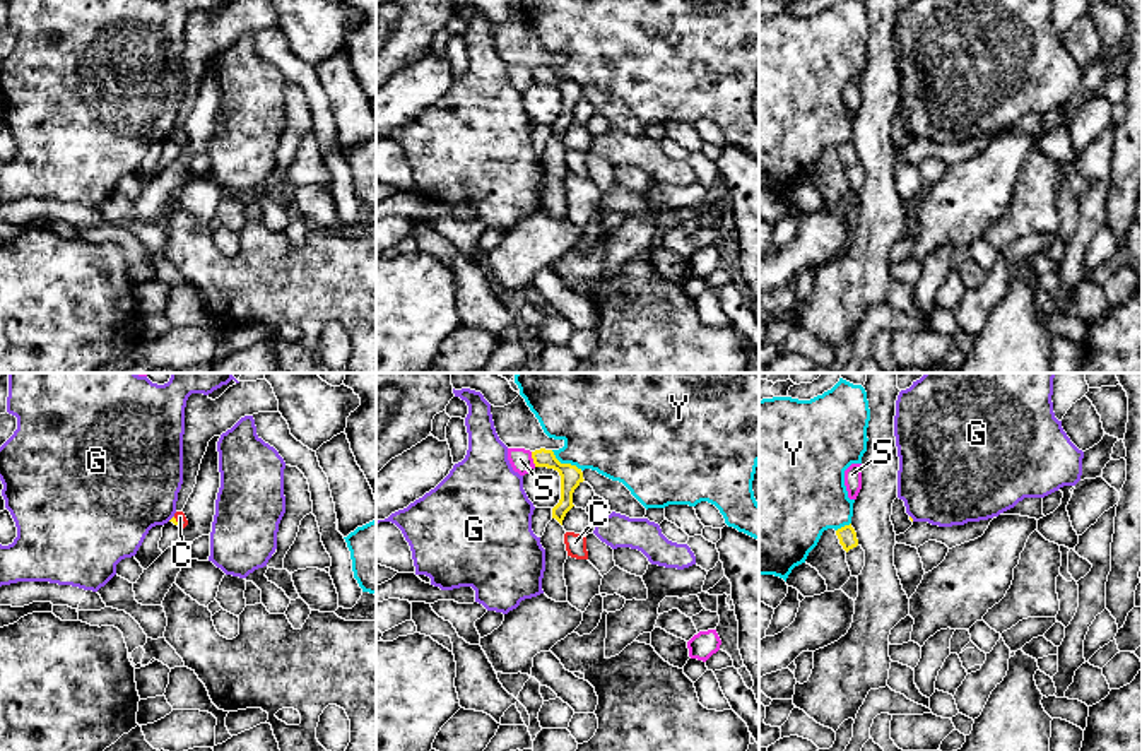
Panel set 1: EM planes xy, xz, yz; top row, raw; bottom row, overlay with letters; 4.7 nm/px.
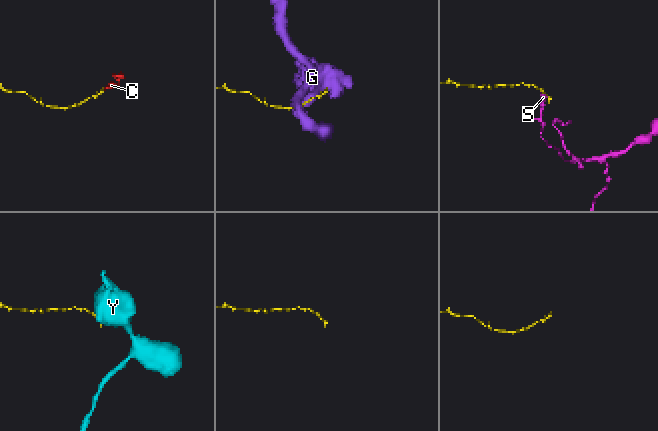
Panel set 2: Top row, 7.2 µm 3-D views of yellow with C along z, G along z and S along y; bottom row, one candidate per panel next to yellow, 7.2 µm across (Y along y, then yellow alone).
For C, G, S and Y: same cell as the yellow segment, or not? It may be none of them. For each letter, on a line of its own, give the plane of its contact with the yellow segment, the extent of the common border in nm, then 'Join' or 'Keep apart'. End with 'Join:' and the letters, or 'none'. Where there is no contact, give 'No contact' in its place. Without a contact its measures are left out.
C: Touches yellow in xy. Shared border 50 nm. Join
G: Touches yellow in xy. Shared border 40 nm. Keep apart
S: Touches yellow in xz. Shared border 80 nm. Keep apart
Y: Touches yellow in xz. Shared border 180 nm. Keep apart
Join: C

